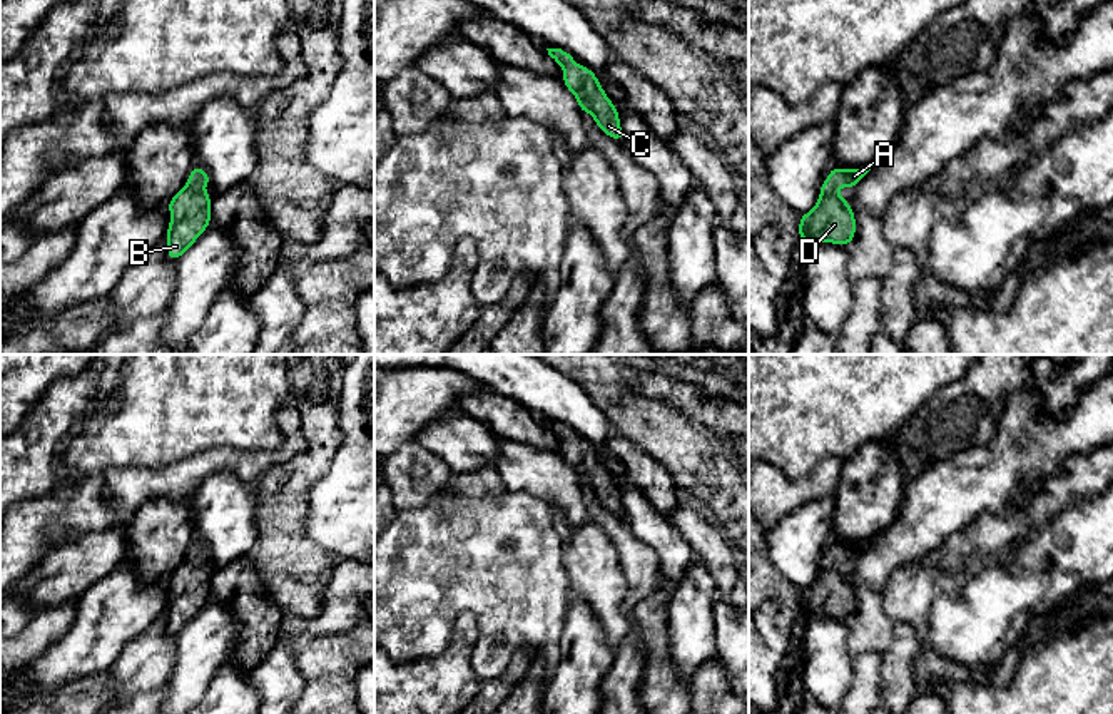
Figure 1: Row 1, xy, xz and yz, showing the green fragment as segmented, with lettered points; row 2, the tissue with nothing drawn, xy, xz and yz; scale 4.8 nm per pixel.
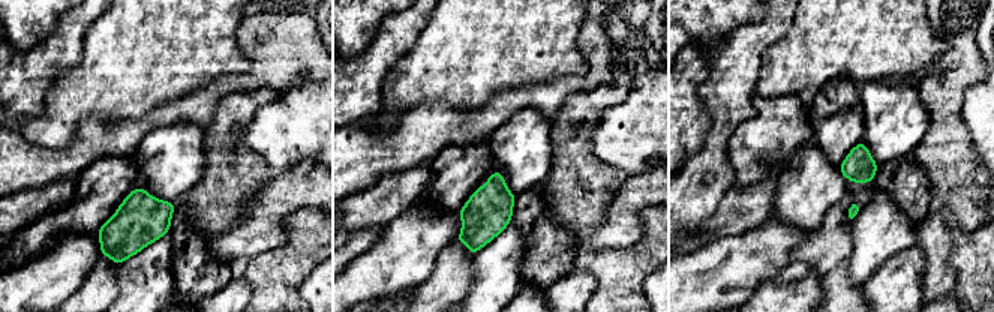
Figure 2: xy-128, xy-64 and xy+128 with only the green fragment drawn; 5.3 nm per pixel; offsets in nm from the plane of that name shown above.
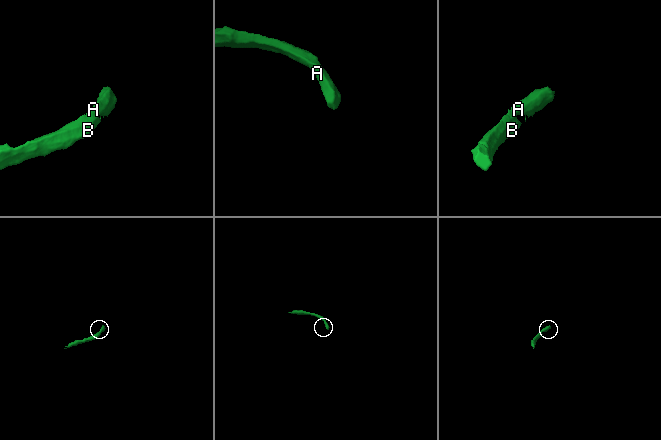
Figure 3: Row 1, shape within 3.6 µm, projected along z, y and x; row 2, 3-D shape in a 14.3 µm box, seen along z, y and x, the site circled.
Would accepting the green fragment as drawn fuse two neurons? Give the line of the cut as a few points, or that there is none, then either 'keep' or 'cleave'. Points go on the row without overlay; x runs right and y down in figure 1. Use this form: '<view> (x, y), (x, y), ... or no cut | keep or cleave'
no cut | keep

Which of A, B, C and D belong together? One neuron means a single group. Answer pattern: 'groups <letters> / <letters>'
groups A B C D

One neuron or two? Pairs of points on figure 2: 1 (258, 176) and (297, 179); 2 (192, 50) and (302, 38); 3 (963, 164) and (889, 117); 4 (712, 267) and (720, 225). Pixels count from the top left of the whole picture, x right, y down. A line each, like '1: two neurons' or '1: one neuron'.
1: two neurons
2: two neurons
3: two neurons
4: two neurons

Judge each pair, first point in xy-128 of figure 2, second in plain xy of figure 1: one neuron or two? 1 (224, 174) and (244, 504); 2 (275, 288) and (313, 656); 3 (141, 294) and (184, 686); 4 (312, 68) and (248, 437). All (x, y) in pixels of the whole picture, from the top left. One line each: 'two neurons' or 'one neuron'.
1: two neurons
2: one neuron
3: one neuron
4: two neurons

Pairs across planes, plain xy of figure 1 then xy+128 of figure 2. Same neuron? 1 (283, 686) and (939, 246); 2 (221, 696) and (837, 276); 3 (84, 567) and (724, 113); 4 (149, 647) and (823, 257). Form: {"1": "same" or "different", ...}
{"1": "same", "2": "different", "3": "different", "4": "same"}

